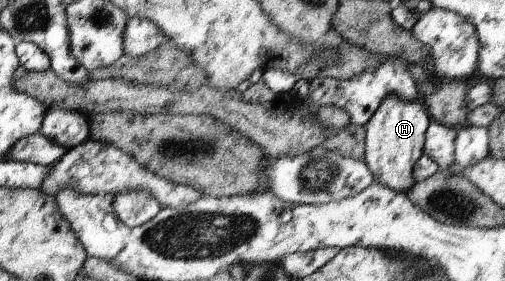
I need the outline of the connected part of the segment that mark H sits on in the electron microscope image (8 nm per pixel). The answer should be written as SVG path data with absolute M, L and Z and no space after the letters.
M389 95L365 125L364 162L369 167L372 178L397 193L407 195L409 189L413 189L415 185L413 167L424 153L426 131L432 120L425 104L419 101L401 101L397 95Z

